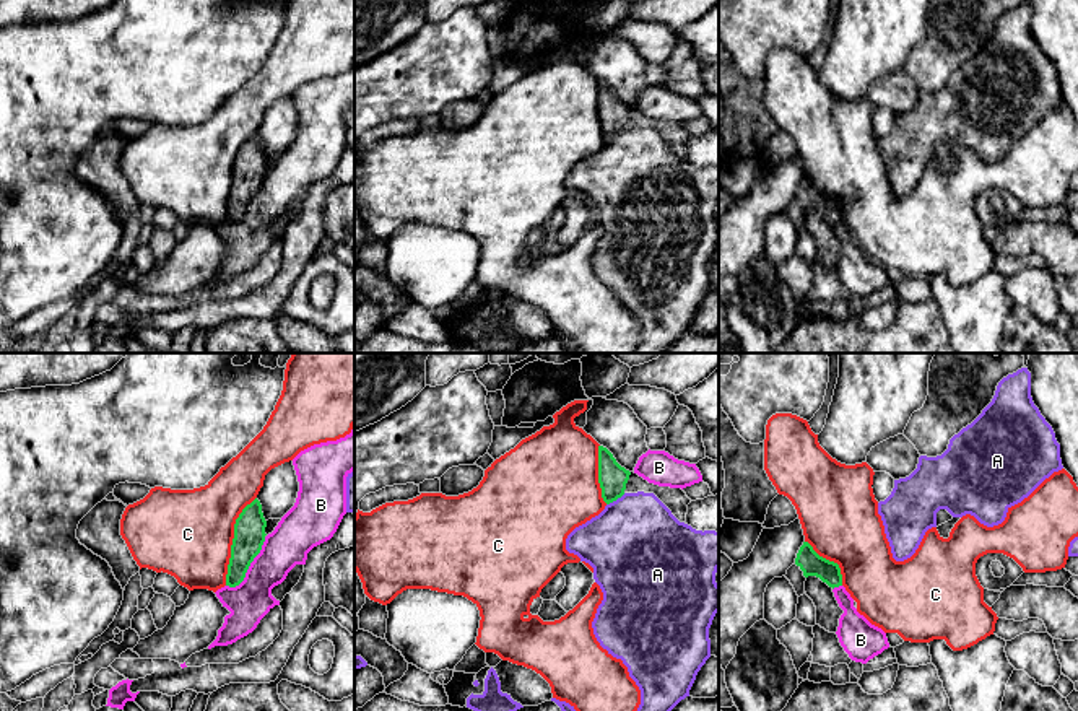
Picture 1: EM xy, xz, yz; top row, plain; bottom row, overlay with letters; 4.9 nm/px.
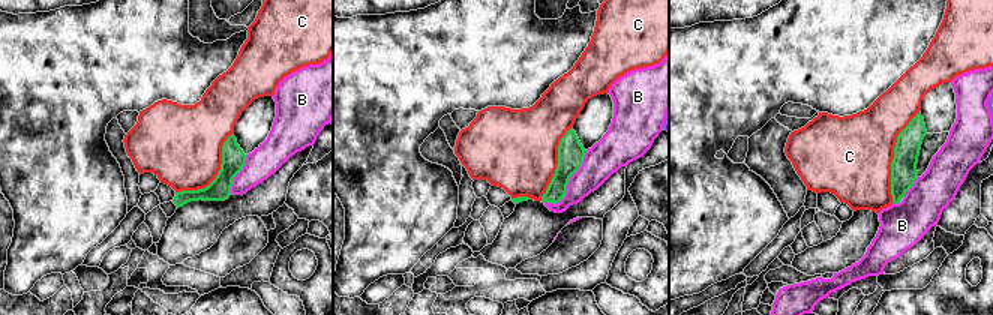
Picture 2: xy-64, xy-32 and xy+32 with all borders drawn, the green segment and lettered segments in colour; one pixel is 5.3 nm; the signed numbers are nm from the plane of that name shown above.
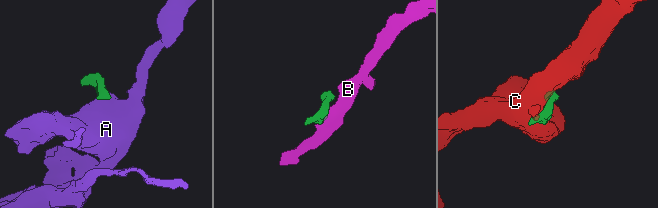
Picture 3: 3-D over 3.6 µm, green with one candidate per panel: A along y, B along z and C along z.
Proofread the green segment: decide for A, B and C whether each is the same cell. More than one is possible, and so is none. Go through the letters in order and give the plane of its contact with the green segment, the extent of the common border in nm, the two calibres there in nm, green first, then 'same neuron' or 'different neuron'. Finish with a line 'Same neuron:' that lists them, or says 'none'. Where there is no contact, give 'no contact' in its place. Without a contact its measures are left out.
A: xz | 110 nm | 140/480 nm | different neuron
B: xy | 320 nm | 160/200 nm | different neuron
C: xy | 460 nm | 160/440 nm | different neuron
Same neuron: none

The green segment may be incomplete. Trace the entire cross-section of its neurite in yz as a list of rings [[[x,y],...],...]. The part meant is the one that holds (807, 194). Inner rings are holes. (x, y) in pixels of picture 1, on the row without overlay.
[[[803,177],[797,189],[795,198],[785,210],[798,233],[806,229],[805,216],[808,212],[819,213],[832,225],[842,221],[839,200],[819,192],[808,177]]]

